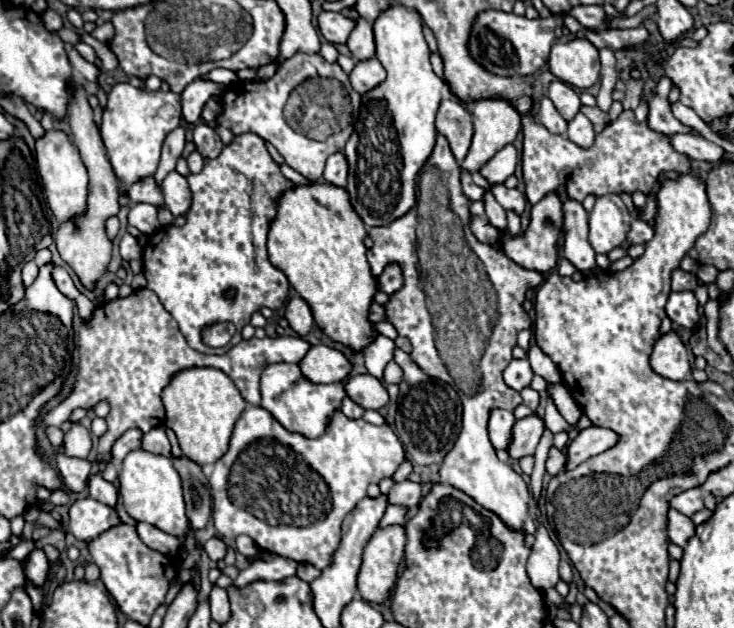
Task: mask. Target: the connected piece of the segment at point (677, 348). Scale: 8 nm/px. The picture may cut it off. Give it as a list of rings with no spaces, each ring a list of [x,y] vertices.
[[[665,334],[655,342],[651,354],[651,368],[653,372],[669,380],[685,380],[689,376],[689,356],[677,334]]]

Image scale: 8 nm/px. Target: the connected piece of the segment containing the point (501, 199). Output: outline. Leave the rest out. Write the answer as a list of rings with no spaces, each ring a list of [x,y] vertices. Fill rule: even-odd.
[[[495,184],[495,186],[493,186],[493,194],[495,194],[495,200],[497,200],[505,210],[513,210],[517,216],[523,214],[527,200],[525,200],[525,196],[523,196],[517,188],[515,188],[515,190],[509,190],[509,188],[505,188],[503,184]]]

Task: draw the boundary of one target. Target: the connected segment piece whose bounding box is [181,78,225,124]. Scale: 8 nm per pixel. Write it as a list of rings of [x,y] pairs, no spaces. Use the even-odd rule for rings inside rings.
[[[197,78],[193,80],[183,92],[181,92],[181,104],[183,104],[183,118],[189,124],[195,124],[201,120],[201,112],[205,102],[211,96],[221,96],[225,92],[223,84],[215,84],[211,80]]]

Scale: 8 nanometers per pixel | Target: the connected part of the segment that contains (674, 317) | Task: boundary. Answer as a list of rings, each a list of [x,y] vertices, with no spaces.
[[[671,292],[667,301],[667,316],[673,324],[693,328],[699,322],[699,304],[693,292]]]

